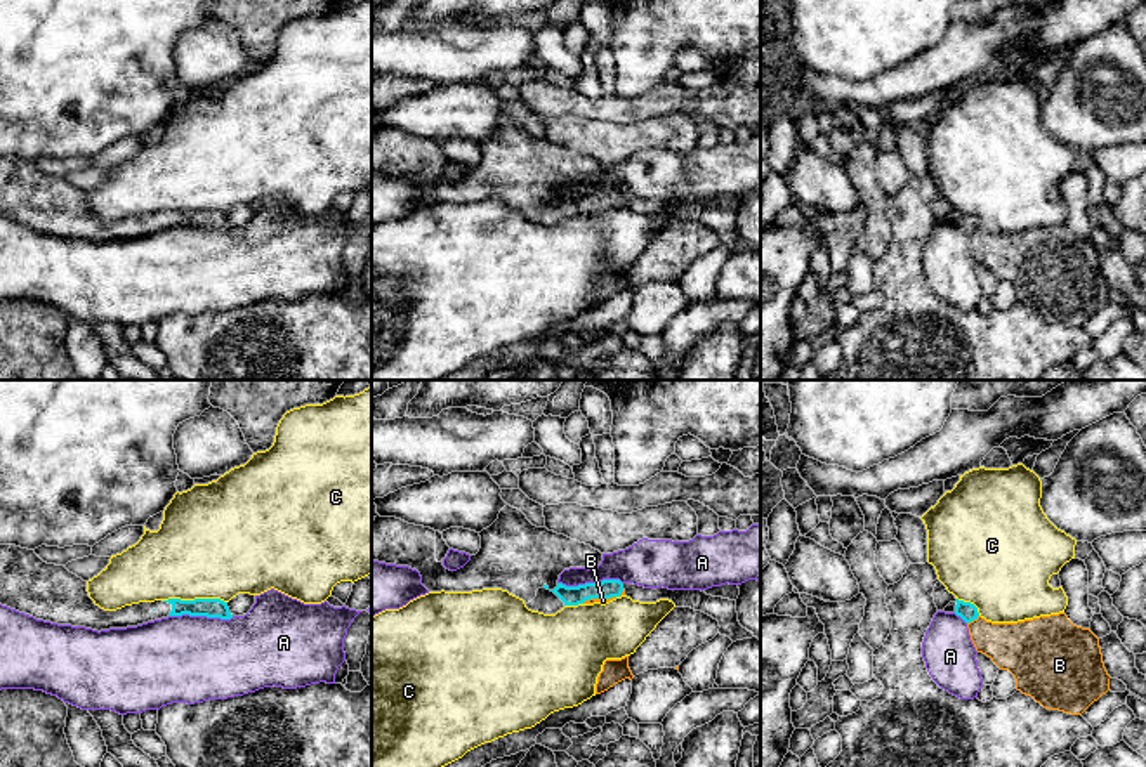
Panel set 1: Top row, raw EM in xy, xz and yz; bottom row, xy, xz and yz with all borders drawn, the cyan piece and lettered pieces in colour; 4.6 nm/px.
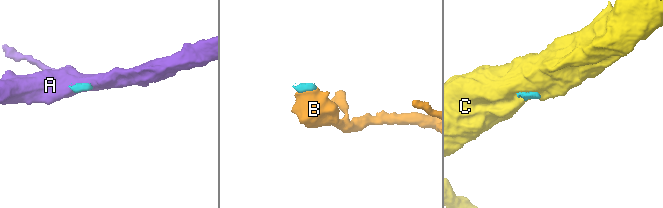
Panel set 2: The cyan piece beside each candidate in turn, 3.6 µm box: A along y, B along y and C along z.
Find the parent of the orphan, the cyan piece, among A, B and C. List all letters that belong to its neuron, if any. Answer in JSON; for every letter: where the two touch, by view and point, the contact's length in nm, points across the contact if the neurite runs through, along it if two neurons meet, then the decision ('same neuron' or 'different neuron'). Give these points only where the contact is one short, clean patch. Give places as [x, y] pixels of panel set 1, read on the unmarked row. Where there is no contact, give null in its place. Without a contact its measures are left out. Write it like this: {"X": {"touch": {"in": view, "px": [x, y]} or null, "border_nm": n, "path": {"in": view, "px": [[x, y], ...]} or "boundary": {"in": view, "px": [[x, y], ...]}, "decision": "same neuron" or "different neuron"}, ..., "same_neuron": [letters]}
{"A": {"touch": {"in": "xz", "px": [589, 195]}, "border_nm": 300, "boundary": {"in": "xz", "px": [[622, 193], [558, 195]]}, "decision": "different neuron"}, "B": {"touch": {"in": "yz", "px": [973, 231]}, "border_nm": 70, "path": {"in": "yz", "px": [[968, 222], [973, 231], [992, 250], [1018, 259]]}, "decision": "same neuron"}, "C": {"touch": {"in": "xy", "px": [195, 210]}, "border_nm": 300, "boundary": {"in": "xy", "px": [[164, 210], [223, 210], [226, 214]]}, "decision": "different neuron"}, "same_neuron": ["B"]}

